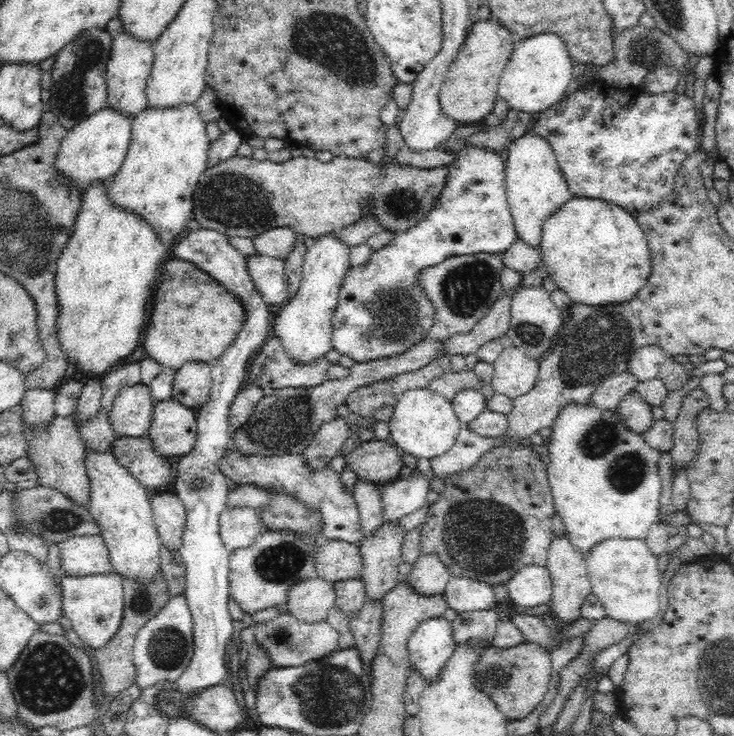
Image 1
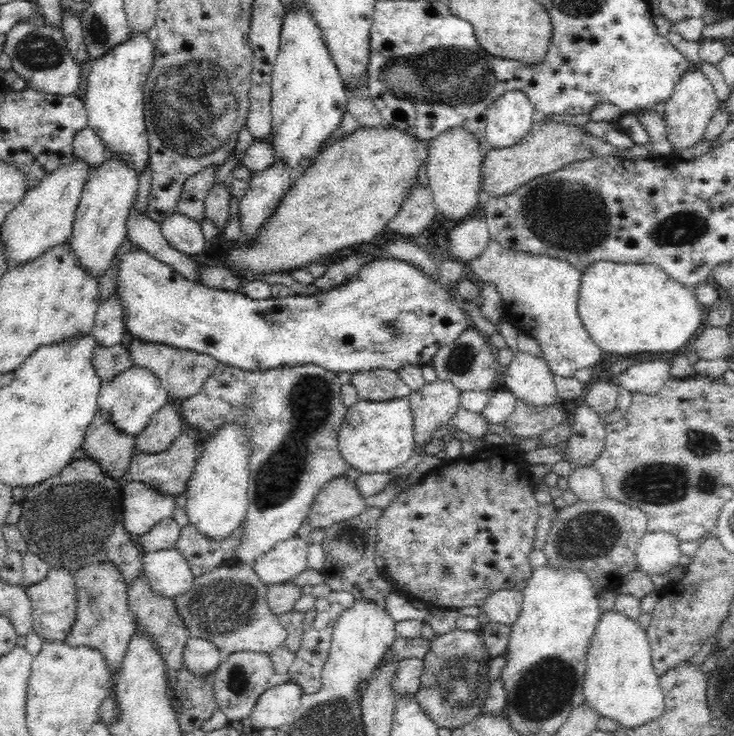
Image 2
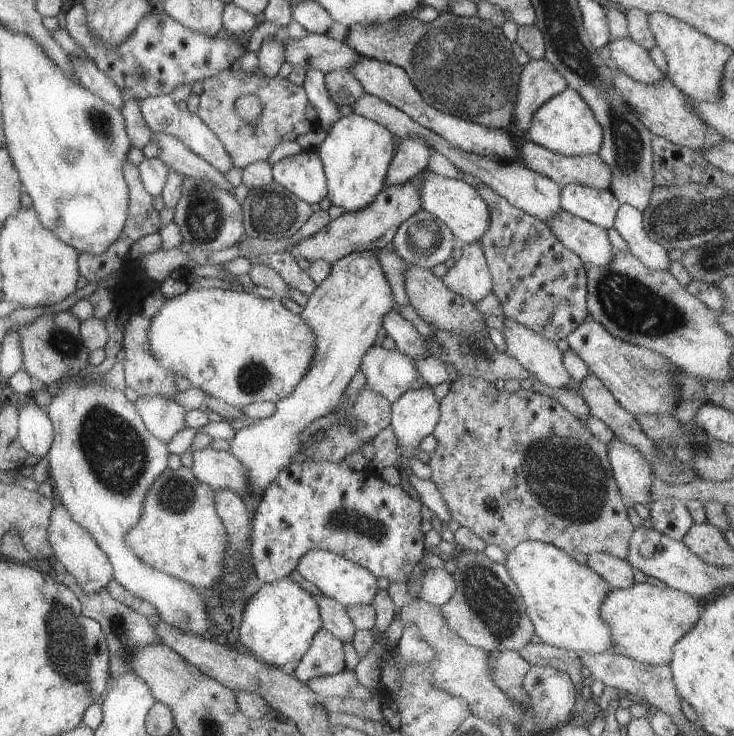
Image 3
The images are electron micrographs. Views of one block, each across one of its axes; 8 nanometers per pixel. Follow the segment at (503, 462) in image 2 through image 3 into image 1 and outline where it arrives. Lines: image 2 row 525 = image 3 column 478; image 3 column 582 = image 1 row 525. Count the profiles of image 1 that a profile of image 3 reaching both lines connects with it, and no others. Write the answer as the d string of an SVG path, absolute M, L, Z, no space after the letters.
M512 442L488 451L475 467L448 477L445 490L434 504L429 504L428 520L421 525L423 554L433 552L439 556L452 577L478 578L493 587L502 582L507 583L523 566L545 566L554 534L552 514L555 512L547 477L549 464L548 454L534 451L531 445Z

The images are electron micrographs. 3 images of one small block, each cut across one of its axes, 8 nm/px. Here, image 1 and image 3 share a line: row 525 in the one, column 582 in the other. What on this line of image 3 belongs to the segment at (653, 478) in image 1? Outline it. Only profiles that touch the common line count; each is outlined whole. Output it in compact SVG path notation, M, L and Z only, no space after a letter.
M523 540L514 546L511 552L506 553L504 565L521 594L525 614L533 625L534 633L543 643L573 652L613 651L609 626L599 618L599 606L611 588L591 568L578 564L556 546L535 540Z

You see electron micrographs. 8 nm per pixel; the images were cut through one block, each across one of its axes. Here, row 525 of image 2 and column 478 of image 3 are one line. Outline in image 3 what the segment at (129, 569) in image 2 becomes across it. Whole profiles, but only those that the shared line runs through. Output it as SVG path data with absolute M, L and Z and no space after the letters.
M440 13L431 22L421 22L415 15L389 18L383 24L353 24L347 27L345 44L360 56L380 60L398 66L407 74L419 96L429 106L463 120L480 124L485 128L508 128L515 96L519 86L522 66L511 54L511 43L505 38L500 27L493 26L477 16L457 16Z

